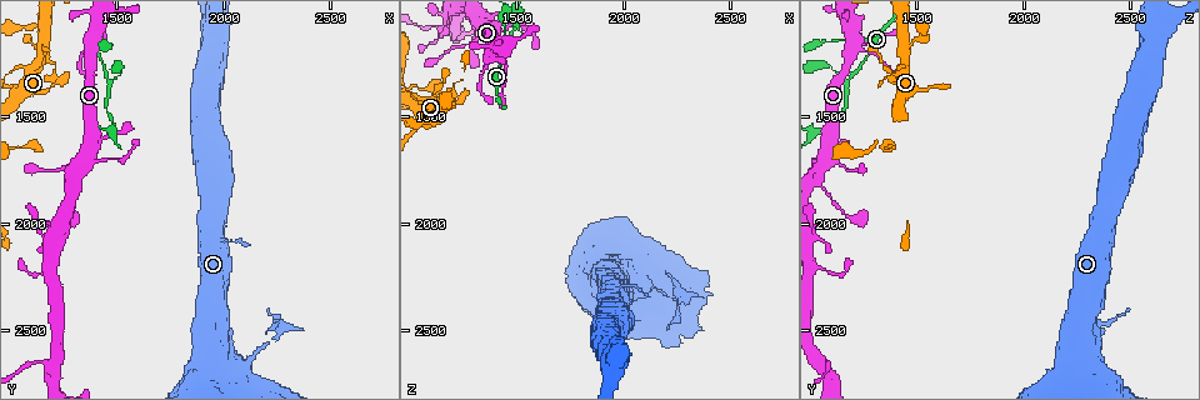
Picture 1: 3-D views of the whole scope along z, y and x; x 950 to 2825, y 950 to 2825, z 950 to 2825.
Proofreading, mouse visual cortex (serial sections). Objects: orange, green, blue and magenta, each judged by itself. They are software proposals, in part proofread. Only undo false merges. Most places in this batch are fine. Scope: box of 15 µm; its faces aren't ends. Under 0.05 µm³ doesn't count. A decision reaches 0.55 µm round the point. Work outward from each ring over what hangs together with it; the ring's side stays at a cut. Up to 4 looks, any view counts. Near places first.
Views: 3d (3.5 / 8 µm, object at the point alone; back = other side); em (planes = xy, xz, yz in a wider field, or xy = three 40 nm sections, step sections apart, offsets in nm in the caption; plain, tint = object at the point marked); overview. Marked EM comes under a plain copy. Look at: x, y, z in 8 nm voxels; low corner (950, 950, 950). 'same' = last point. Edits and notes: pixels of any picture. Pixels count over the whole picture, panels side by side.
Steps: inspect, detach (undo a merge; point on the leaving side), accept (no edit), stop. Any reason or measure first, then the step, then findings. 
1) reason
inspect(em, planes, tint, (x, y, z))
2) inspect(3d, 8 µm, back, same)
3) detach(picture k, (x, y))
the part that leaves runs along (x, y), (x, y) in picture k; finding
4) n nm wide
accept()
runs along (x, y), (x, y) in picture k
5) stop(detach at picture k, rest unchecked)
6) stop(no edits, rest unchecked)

two arms in line, one across
inspect(3d, 3.5 µm, (1140, 1210, 1440))

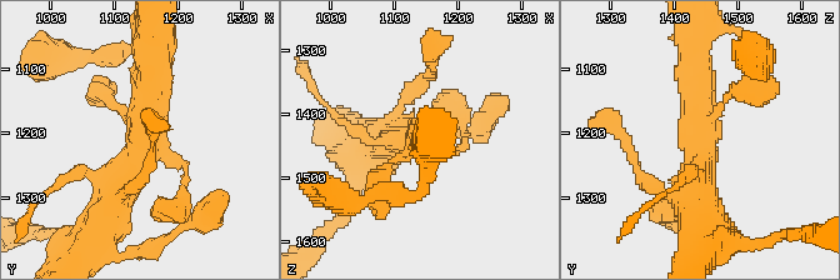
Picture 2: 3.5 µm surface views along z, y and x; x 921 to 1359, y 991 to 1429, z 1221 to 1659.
inspect(em, xy, step 2, tint, (1140, 1220, 1440))

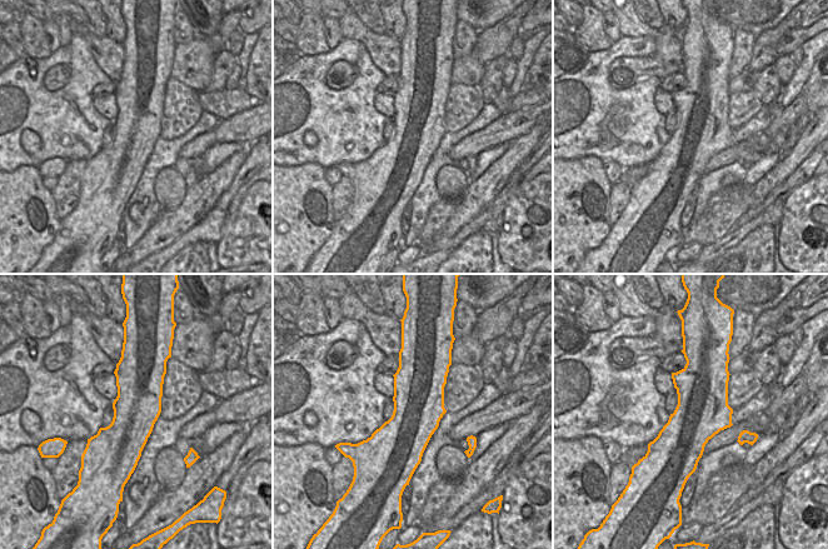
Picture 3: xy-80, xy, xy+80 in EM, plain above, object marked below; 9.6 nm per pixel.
accept()
runs along (116, 221), (150, 60) in picture 2; all the same cell

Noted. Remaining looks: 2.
a fork
inspect(3d, 3.5 µm, back, (1450, 1330, 1180))

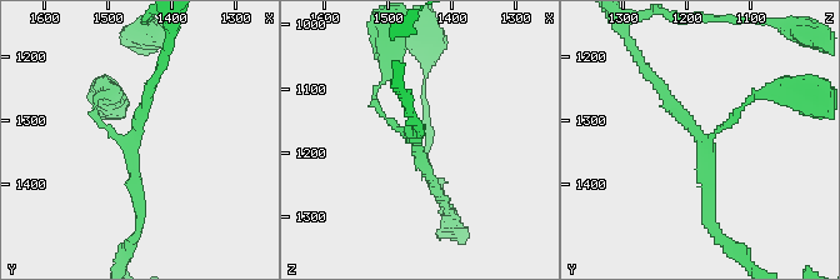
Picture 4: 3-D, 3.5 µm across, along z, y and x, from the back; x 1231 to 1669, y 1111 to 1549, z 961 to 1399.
3 arms; arms of 100, 150, 200 nm
inspect(em, xy, step 2, tint, (1465, 1340, 1175))

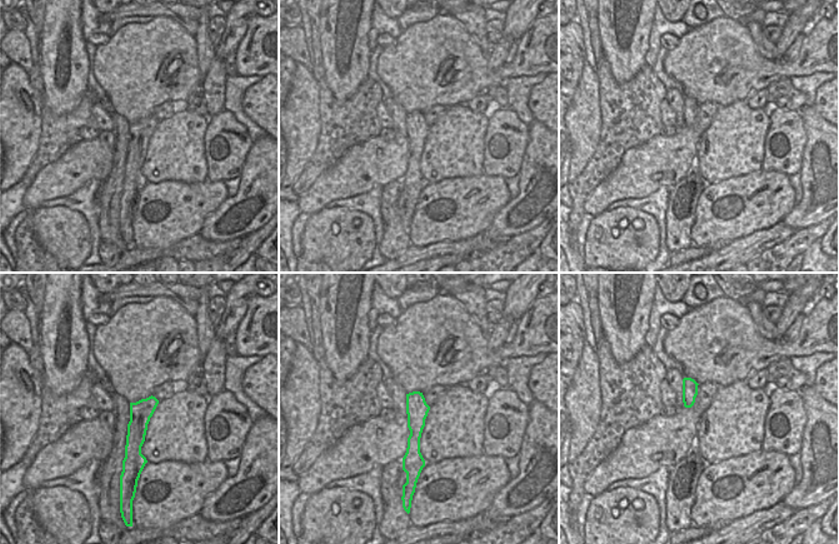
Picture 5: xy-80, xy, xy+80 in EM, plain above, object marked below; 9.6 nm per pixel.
accept()
runs along (416, 394), (416, 422), (411, 467) in picture 5; all the same cell

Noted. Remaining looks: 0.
stop(no edits, rest unchecked)

